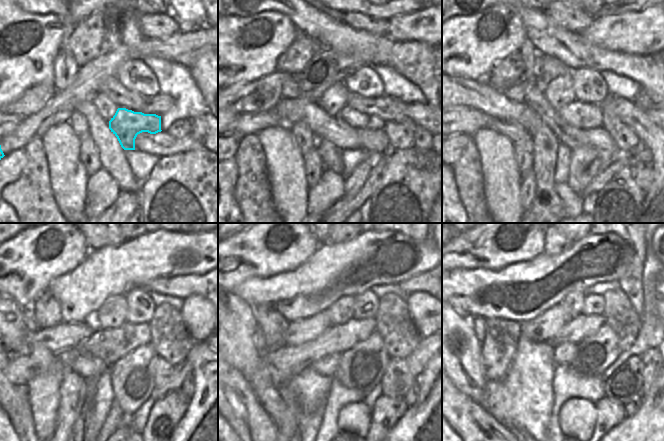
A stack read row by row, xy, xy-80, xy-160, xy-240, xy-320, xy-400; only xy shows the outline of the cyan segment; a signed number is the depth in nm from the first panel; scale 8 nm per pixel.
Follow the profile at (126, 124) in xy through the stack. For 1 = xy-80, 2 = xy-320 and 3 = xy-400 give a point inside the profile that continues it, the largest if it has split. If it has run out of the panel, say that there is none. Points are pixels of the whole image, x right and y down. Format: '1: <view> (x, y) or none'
1: xy-80 (355, 119)
2: xy-320 (277, 367)
3: xy-400 (582, 326)

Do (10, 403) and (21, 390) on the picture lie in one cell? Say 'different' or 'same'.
same

